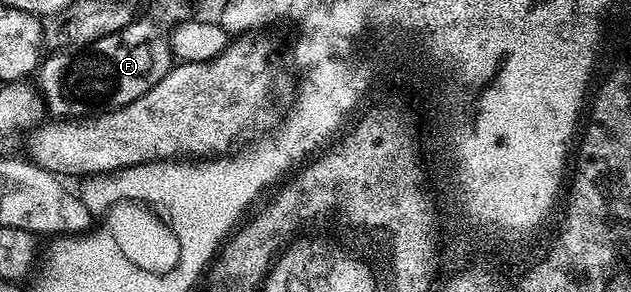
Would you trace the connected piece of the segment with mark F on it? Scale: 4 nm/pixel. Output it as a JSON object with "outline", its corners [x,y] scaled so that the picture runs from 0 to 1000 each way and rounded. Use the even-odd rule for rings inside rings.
{"outline":[[[214,68],[201,82],[190,110],[147,144],[135,171],[81,182],[65,216],[57,253],[57,281],[65,305],[67,336],[73,346],[74,380],[87,408],[136,411],[152,390],[170,390],[174,377],[197,370],[209,356],[209,342],[222,342],[222,329],[228,329],[235,301],[260,274],[260,260],[269,236],[273,236],[273,182],[265,120],[257,120],[238,75]]]}

